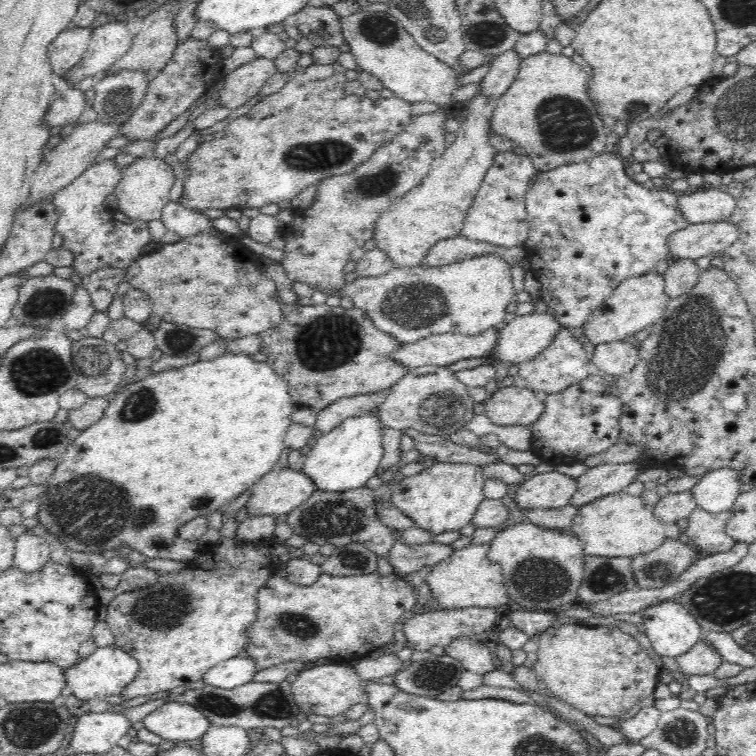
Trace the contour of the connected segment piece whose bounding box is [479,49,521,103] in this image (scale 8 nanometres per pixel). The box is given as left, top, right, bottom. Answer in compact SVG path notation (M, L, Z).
M510 49L502 54L495 55L489 63L489 71L480 82L480 94L484 94L491 101L497 101L504 91L514 82L520 70L521 58L516 50Z

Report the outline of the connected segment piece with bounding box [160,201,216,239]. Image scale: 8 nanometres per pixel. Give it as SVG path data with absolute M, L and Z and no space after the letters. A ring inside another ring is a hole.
M168 201L162 209L160 220L168 231L177 233L182 239L192 238L200 232L208 232L213 228L212 220L203 213L188 210L181 206L178 201Z

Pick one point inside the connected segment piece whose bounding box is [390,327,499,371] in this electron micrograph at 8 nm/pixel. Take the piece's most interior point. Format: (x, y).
(440, 349)

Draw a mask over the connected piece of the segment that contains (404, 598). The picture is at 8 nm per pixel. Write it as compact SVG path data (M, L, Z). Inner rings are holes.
M376 570L374 574L366 574L364 576L333 576L330 574L322 574L317 579L317 582L312 585L298 585L289 582L286 577L280 578L280 576L274 574L258 592L257 602L259 610L256 613L256 622L252 622L251 626L248 626L247 636L249 637L249 644L245 649L245 654L256 663L256 672L288 660L309 662L318 660L318 658L334 658L334 660L338 660L338 662L347 663L352 660L357 660L358 662L362 660L362 658L366 658L366 656L368 656L370 652L376 650L376 648L386 645L392 640L395 633L394 624L398 622L398 618L402 618L402 614L408 612L412 613L412 608L417 605L418 596L416 588L409 584L405 578L401 578L401 576L398 576L396 573L384 576L384 574L379 574Z

